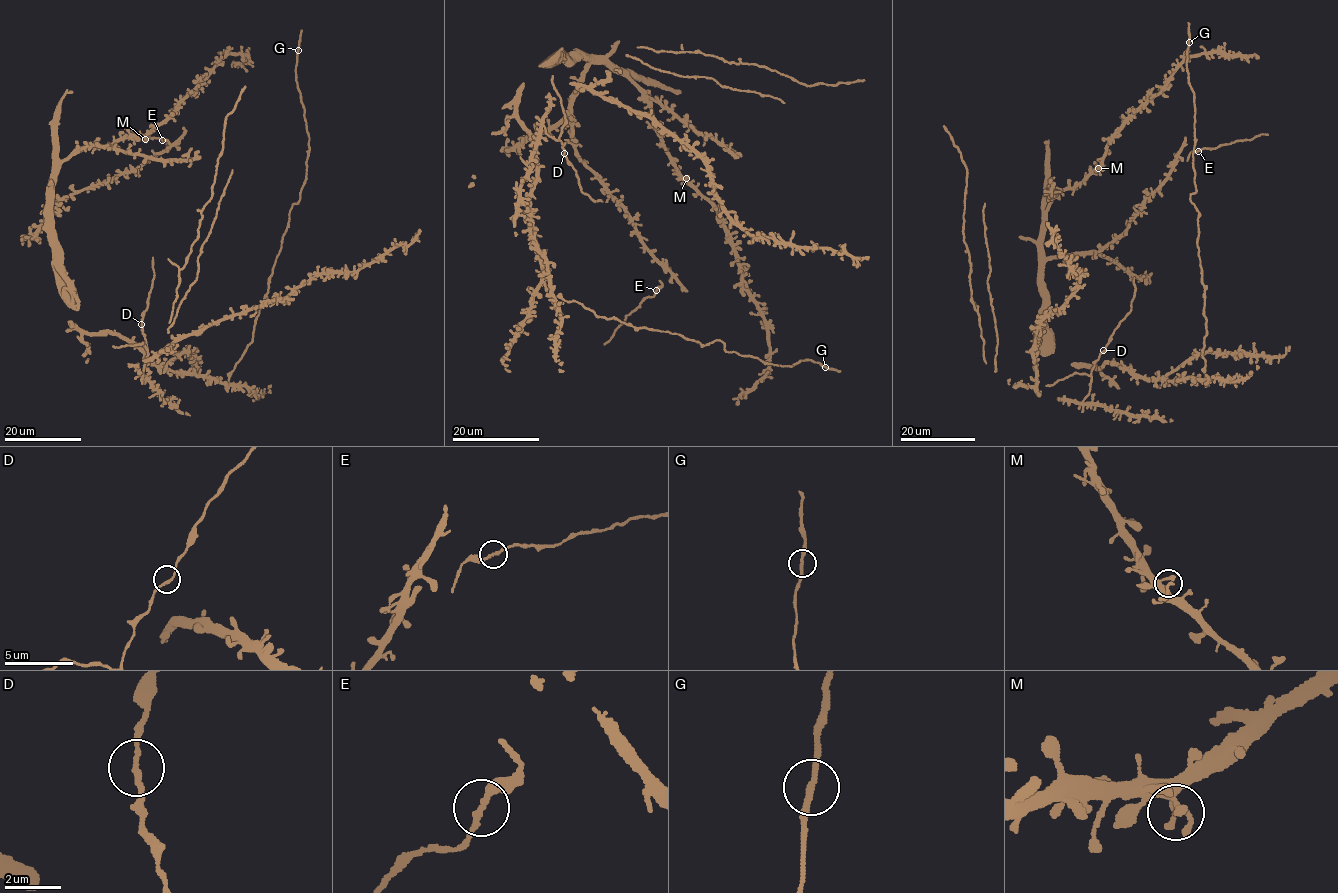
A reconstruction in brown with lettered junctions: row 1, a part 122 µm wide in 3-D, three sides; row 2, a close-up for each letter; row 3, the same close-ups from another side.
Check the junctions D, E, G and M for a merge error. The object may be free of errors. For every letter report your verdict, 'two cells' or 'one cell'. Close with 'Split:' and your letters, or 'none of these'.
D: one cell
E: one cell
G: one cell
M: one cell
Split: none of these

